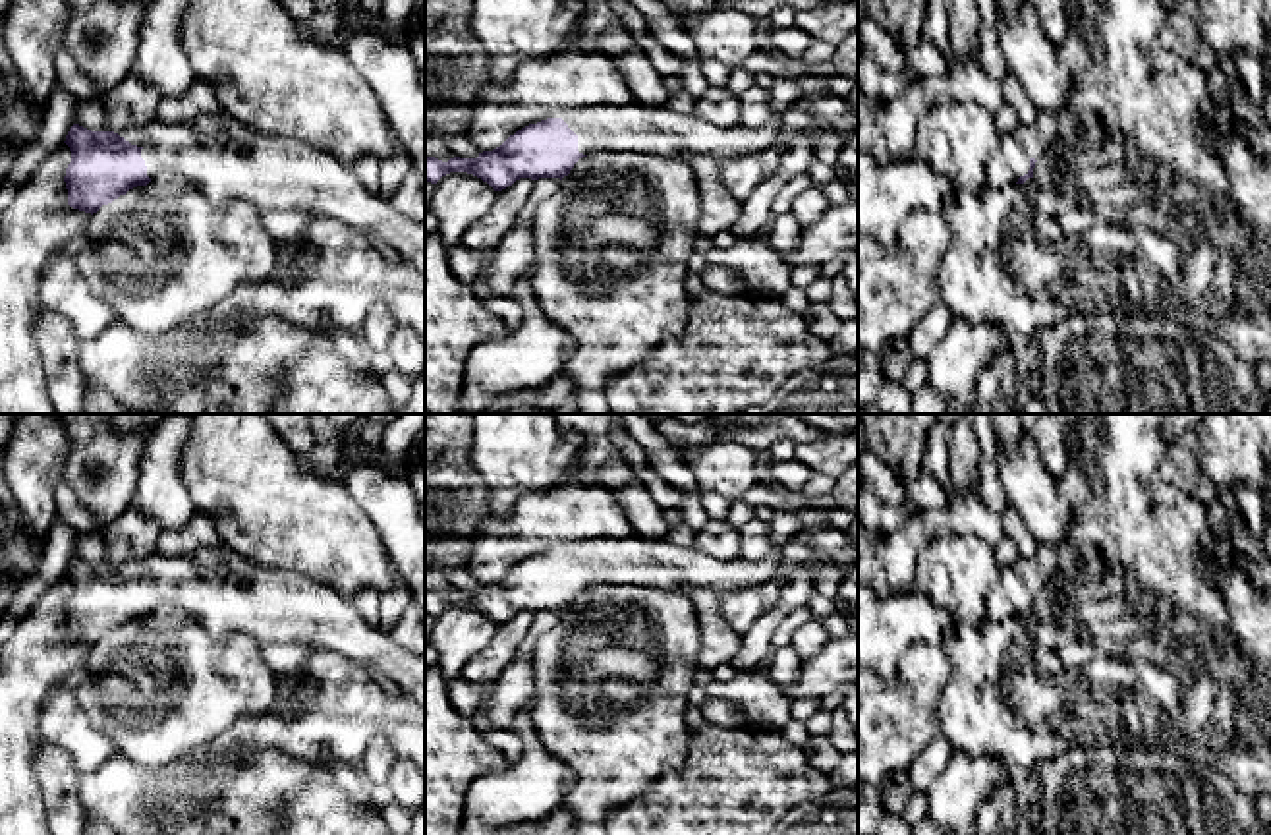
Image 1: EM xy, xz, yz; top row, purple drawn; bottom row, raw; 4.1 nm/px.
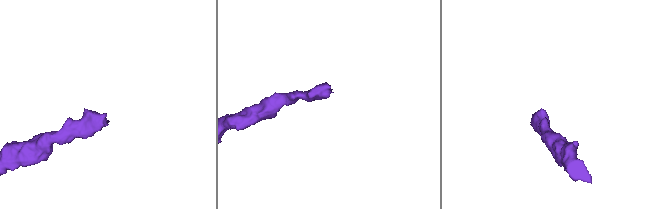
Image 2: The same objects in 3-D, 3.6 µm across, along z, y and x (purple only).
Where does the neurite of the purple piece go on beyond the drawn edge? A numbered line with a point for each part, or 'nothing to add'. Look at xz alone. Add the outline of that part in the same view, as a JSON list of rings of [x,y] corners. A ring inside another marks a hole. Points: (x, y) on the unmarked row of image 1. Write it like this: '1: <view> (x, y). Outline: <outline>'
1: xz (636, 561). Outline: [[[636,533],[628,539],[556,543],[549,551],[562,551],[578,568],[578,584],[589,590],[618,584],[680,593],[711,588],[720,593],[763,586],[788,572],[780,547],[759,561],[720,561],[695,545],[684,547]]]

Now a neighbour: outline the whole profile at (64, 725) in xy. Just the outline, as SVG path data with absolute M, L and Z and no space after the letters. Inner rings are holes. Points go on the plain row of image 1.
M68 686L50 690L41 713L41 733L44 742L70 756L77 775L99 769L118 752L116 744L91 723L77 704L75 690Z

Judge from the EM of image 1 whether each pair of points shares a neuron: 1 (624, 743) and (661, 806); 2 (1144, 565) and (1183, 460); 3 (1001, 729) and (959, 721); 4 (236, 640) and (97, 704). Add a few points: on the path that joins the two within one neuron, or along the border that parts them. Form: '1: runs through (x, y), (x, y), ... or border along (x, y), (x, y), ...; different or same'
1: border along (686, 760), (611, 812); different
2: border along (1156, 480), (1183, 488), (1188, 493); different
3: runs through (991, 725), (968, 725); same
4: runs through (203, 675), (170, 708), (132, 708); same

